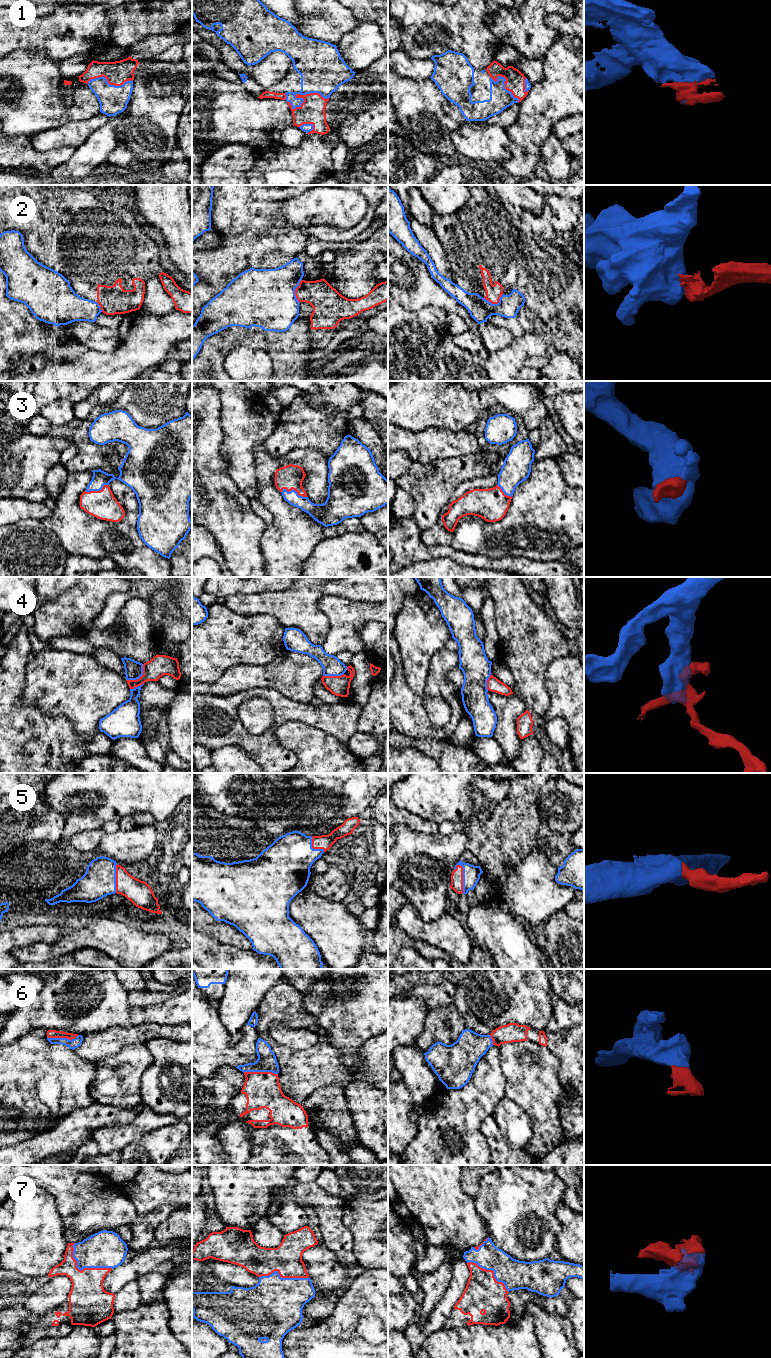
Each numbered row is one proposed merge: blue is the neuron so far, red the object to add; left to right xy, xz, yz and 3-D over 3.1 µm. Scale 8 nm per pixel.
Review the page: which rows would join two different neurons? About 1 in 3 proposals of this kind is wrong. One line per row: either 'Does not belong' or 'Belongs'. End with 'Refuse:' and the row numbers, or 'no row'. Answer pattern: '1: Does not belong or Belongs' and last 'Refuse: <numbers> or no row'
1: Belongs
2: Does not belong
3: Belongs
4: Does not belong
5: Belongs
6: Belongs
7: Belongs
Refuse: 2, 4

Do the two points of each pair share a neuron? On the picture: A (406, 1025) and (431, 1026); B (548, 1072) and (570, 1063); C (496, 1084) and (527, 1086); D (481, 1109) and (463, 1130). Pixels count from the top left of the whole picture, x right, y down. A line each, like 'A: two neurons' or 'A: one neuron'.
A: two neurons
B: two neurons
C: two neurons
D: one neuron

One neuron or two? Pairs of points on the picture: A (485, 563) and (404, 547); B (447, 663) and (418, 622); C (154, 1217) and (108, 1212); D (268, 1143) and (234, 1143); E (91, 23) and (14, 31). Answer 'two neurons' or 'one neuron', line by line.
A: one neuron
B: two neurons
C: one neuron
D: two neurons
E: one neuron

